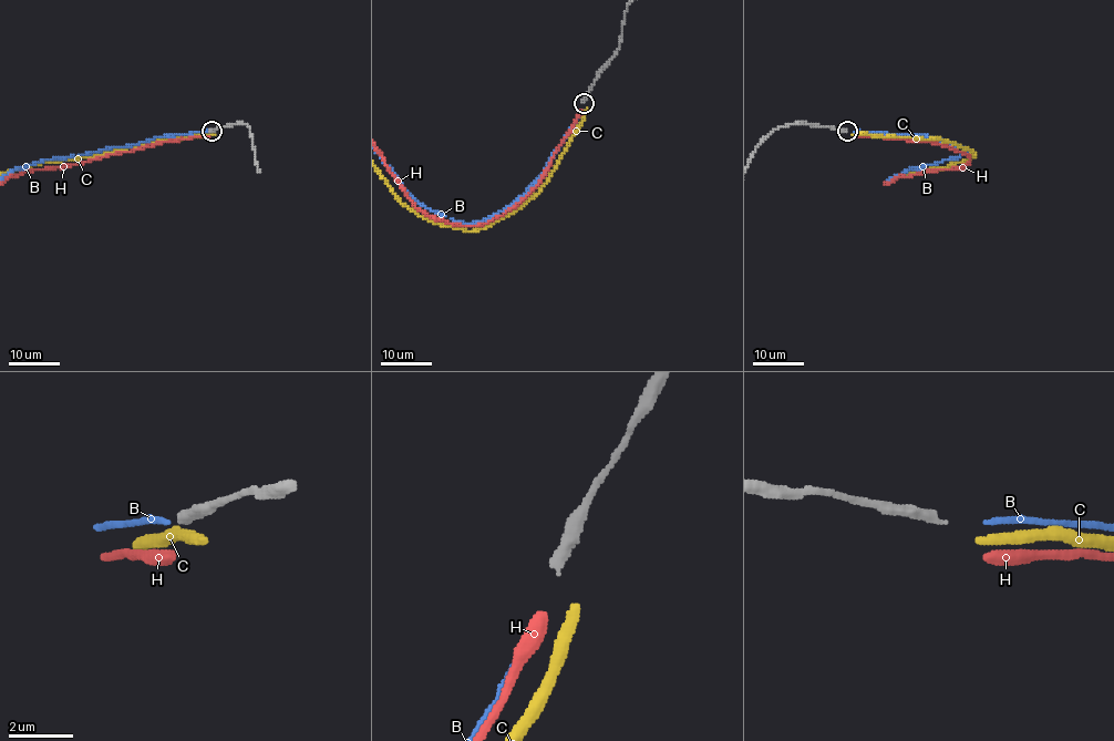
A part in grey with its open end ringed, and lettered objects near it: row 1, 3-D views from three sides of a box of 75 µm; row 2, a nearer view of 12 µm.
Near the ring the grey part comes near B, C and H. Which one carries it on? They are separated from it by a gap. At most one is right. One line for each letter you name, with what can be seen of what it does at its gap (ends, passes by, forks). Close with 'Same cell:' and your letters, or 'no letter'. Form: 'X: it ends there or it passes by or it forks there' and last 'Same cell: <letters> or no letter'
B: it ends there
Same cell: B

